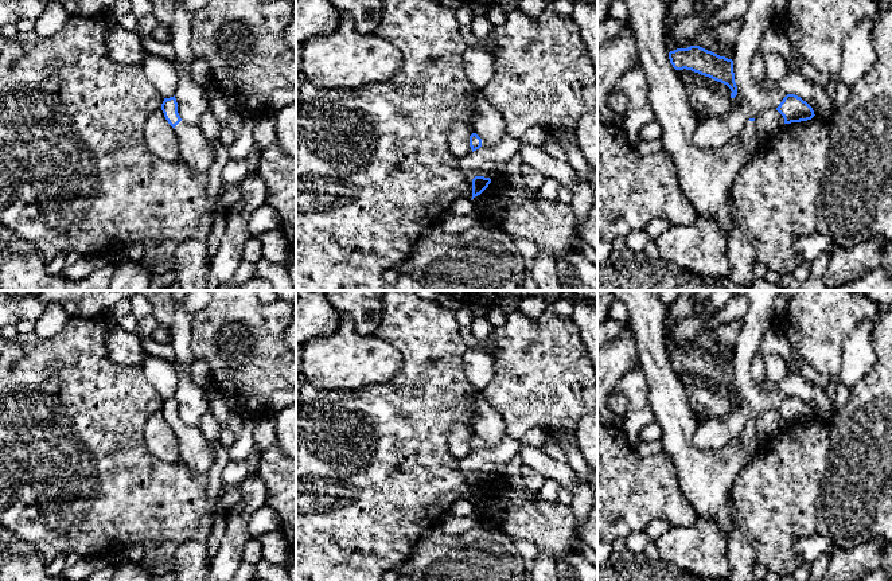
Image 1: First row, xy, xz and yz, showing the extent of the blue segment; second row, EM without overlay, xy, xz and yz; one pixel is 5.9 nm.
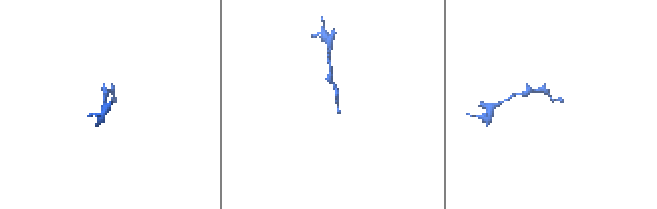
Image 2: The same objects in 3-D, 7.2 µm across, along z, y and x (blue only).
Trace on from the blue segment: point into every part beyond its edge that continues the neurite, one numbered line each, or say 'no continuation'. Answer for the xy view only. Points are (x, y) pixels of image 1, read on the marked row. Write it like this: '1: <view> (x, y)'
1: xy (195, 152)

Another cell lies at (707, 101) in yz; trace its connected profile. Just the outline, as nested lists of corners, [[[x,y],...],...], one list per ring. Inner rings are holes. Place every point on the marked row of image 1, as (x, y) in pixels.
[[[685,83],[689,105],[705,117],[716,117],[731,110],[731,97],[704,83]]]

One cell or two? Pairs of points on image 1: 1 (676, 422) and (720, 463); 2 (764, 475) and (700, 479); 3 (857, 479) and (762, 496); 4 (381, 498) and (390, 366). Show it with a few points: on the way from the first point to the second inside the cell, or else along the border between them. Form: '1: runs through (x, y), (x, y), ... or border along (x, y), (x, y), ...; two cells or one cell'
1: runs through (677, 437), (701, 463), (705, 463); one cell
2: border along (751, 460), (739, 471), (729, 491); two cells
3: border along (828, 455), (828, 466), (817, 498), (815, 517); two cells
4: border along (400, 353), (401, 369), (392, 378), (358, 388); two cells

